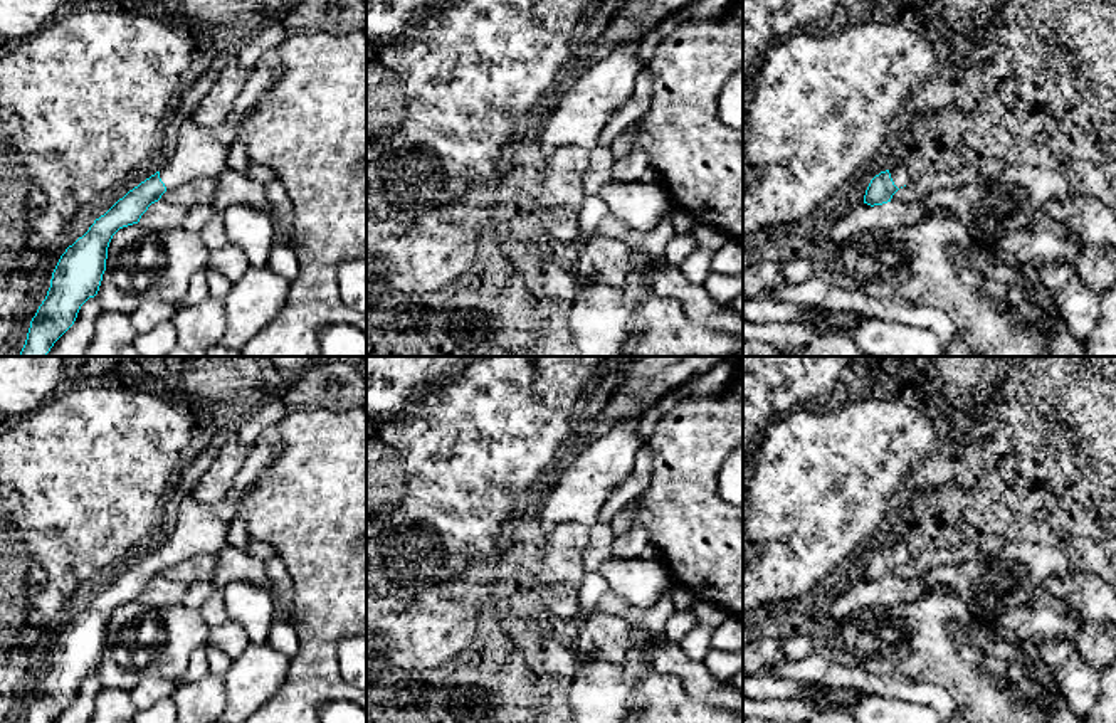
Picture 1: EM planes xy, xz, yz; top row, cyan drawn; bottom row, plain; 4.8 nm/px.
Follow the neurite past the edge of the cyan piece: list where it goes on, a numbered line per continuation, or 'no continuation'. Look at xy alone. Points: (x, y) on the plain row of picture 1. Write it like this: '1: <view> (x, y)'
1: xy (199, 530)

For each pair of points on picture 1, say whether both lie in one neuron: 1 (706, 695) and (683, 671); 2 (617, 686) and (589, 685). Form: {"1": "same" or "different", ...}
{"1": "same", "2": "same"}

